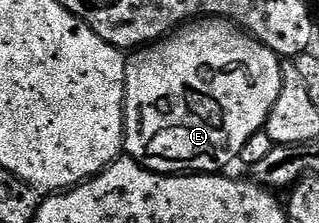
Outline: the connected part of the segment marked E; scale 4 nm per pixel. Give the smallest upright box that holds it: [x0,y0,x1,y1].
[125,19,283,175]

